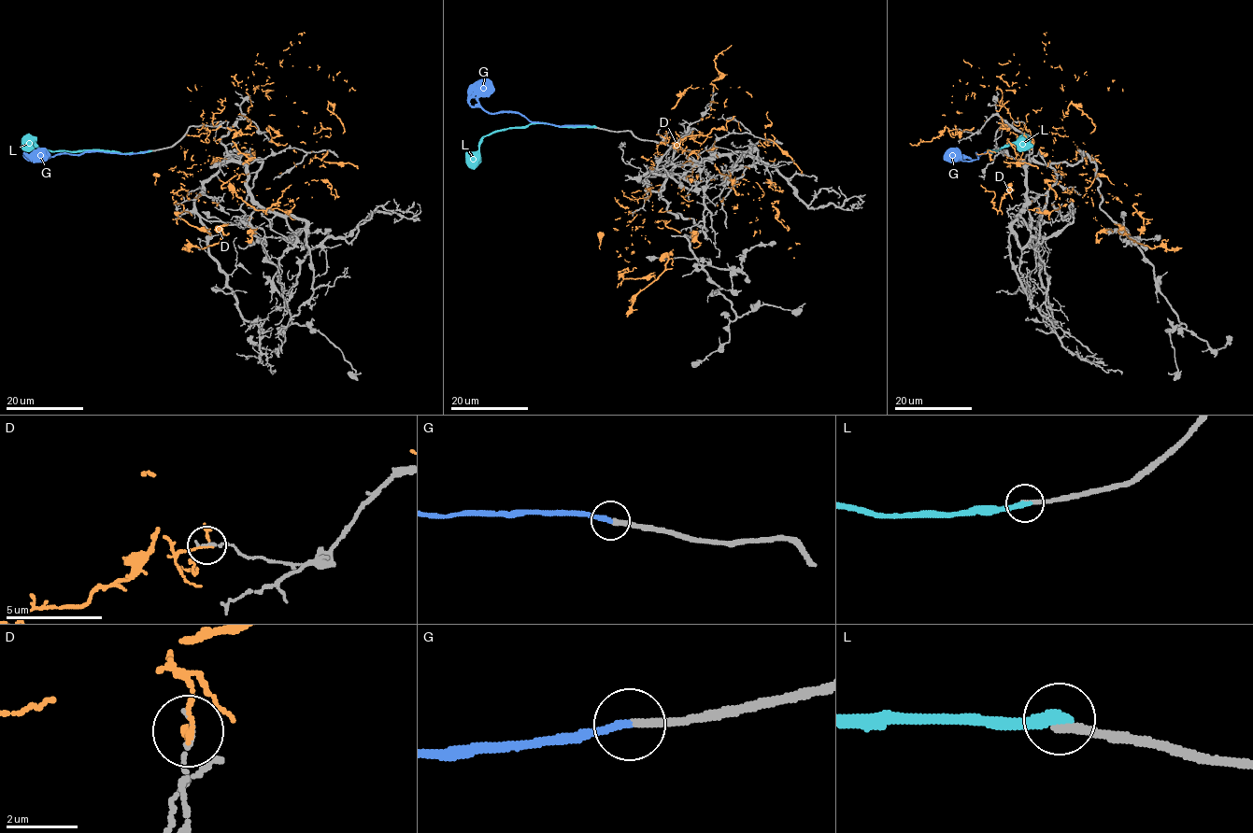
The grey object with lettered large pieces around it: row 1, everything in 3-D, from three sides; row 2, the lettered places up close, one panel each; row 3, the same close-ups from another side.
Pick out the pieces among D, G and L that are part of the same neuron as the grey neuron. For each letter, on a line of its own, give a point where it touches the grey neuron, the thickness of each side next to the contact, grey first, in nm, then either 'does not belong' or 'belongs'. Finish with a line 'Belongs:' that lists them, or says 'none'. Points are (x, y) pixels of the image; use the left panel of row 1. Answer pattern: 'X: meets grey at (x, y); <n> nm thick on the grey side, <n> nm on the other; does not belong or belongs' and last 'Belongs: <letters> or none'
D: meets grey at (269, 129); 150 nm thick on the grey side, 180 nm on the other; does not belong
G: meets grey at (149, 150); 280 nm thick on the grey side, 240 nm on the other; belongs
L: meets grey at (150, 150); 280 nm thick on the grey side, 320 nm on the other; does not belong
Belongs: G

